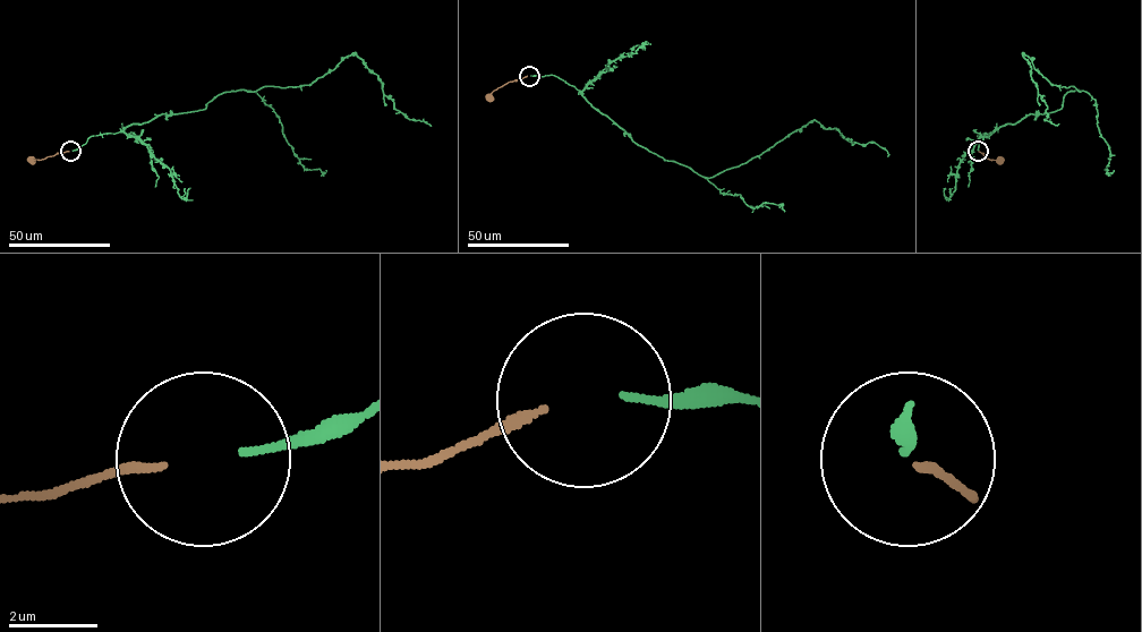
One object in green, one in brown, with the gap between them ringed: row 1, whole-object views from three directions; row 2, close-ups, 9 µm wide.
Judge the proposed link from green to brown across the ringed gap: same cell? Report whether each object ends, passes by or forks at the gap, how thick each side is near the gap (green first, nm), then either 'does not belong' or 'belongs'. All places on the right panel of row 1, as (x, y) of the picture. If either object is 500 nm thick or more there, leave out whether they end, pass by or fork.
green ends | brown ends | 130/190 nm | belongs

